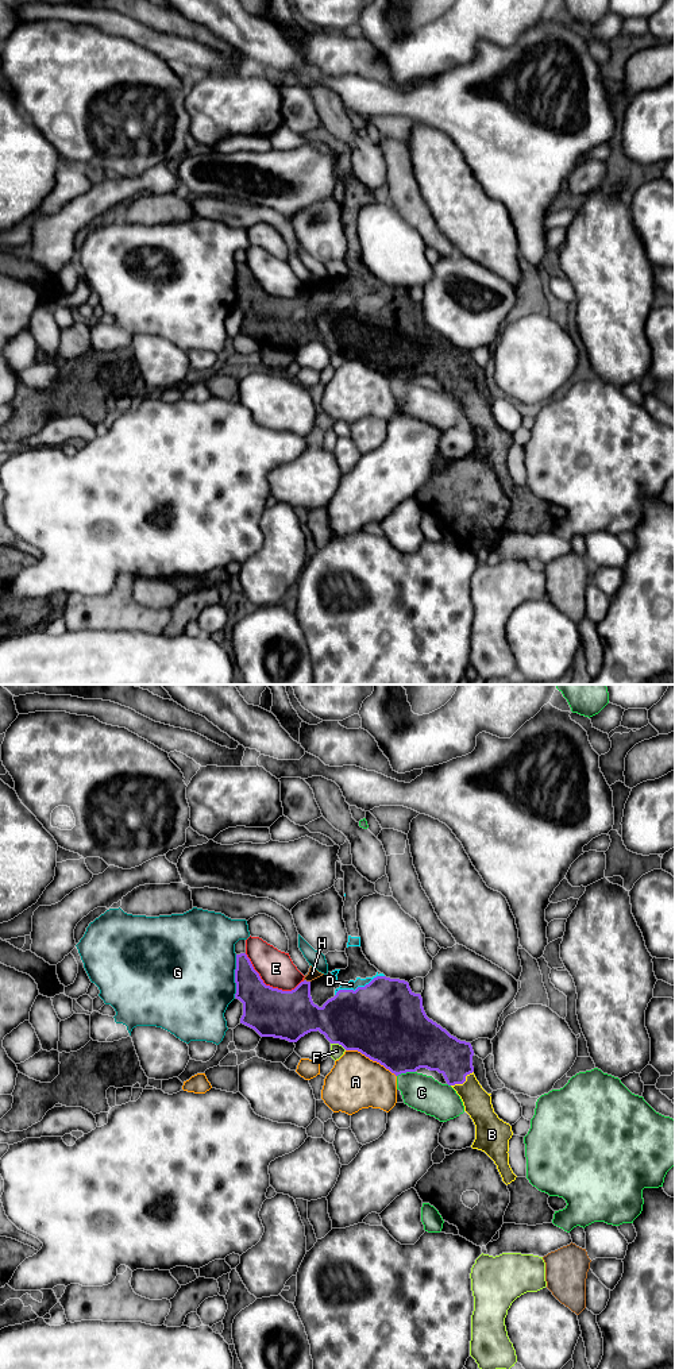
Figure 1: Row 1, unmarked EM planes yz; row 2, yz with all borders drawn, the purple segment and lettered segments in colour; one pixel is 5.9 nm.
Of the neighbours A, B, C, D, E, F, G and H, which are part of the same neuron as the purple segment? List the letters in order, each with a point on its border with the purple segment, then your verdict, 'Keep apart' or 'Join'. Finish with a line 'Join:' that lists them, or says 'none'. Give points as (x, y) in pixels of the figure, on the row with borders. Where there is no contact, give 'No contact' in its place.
A: Touches purple at yz (371, 1059). Keep apart
B: Touches purple at yz (463, 1082). Join
C: Touches purple at yz (405, 1072). Keep apart
D: Touches purple at yz (358, 987). Join
E: Touches purple at yz (269, 986). Keep apart
F: Touches purple at yz (339, 1044). Keep apart
G: Touches purple at yz (235, 976). Keep apart
H: Touches purple at yz (305, 980). Keep apart
Join: B, D

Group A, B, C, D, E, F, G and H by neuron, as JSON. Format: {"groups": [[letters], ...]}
{"groups": [["A"], ["B", "D"], ["C"], ["E"], ["F"], ["G"], ["H"]]}

